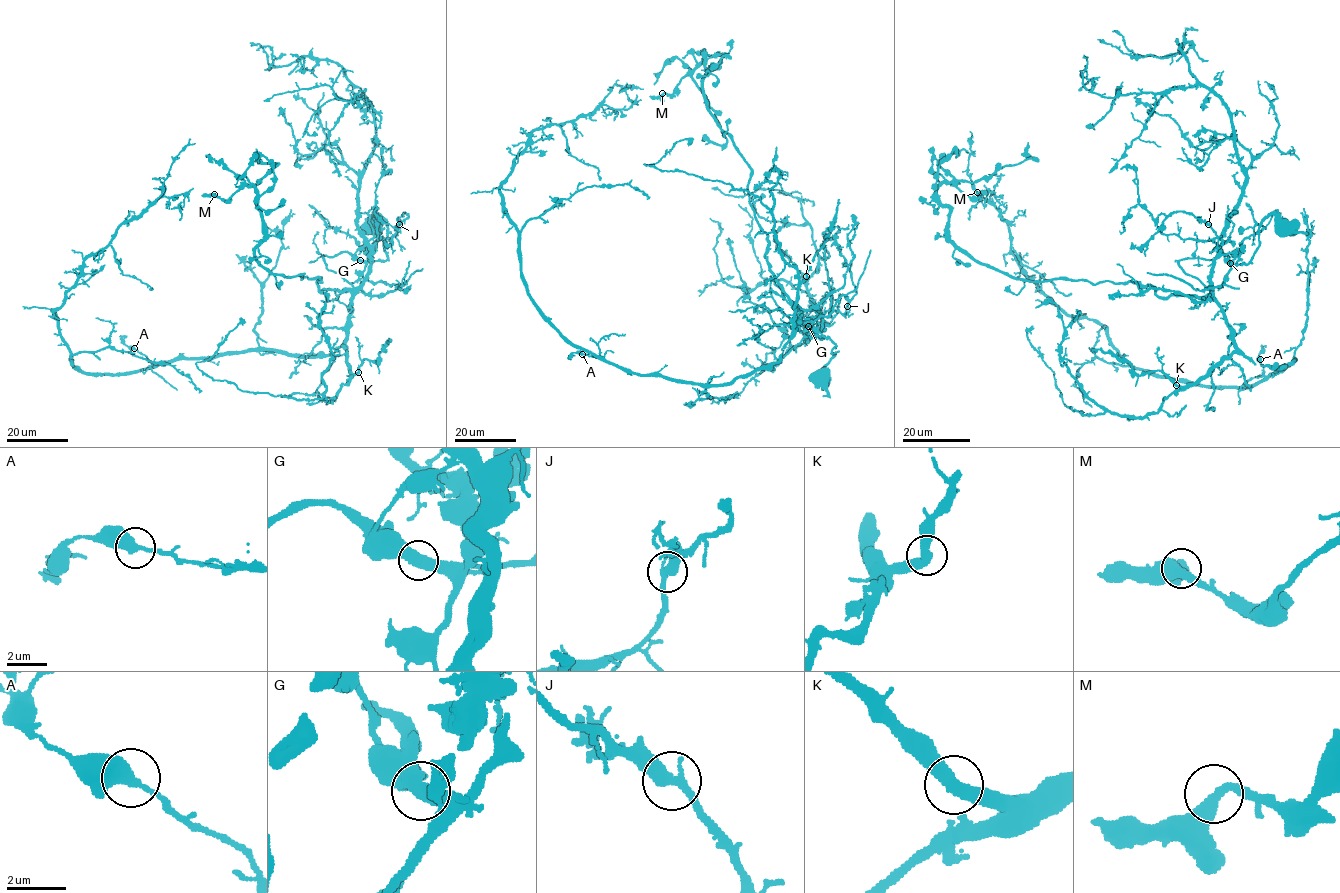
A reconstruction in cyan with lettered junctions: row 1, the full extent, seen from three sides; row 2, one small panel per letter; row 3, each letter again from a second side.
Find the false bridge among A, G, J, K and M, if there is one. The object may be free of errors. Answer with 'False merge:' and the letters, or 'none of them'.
False merge: G

